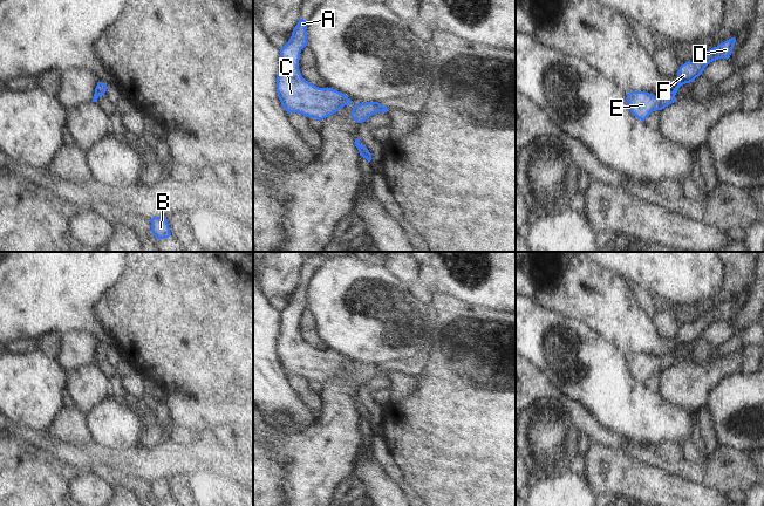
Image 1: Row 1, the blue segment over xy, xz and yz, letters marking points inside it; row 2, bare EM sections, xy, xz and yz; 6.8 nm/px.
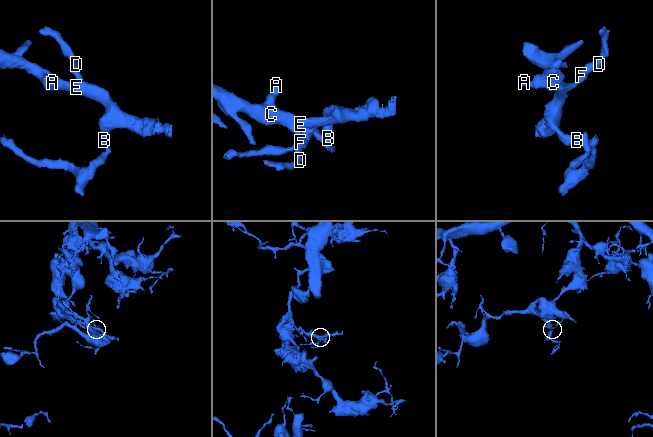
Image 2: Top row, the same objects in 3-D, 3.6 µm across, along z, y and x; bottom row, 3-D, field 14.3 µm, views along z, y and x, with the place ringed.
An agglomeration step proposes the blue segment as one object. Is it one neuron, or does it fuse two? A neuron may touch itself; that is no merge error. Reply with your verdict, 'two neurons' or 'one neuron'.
one neuron

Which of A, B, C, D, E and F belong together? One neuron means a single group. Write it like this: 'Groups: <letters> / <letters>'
Groups: A B C D E F.

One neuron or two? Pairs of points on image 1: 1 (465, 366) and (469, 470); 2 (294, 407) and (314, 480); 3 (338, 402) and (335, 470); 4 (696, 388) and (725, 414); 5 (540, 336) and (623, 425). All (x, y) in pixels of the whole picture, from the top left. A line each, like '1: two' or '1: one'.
1: one
2: two
3: one
4: two
5: one

